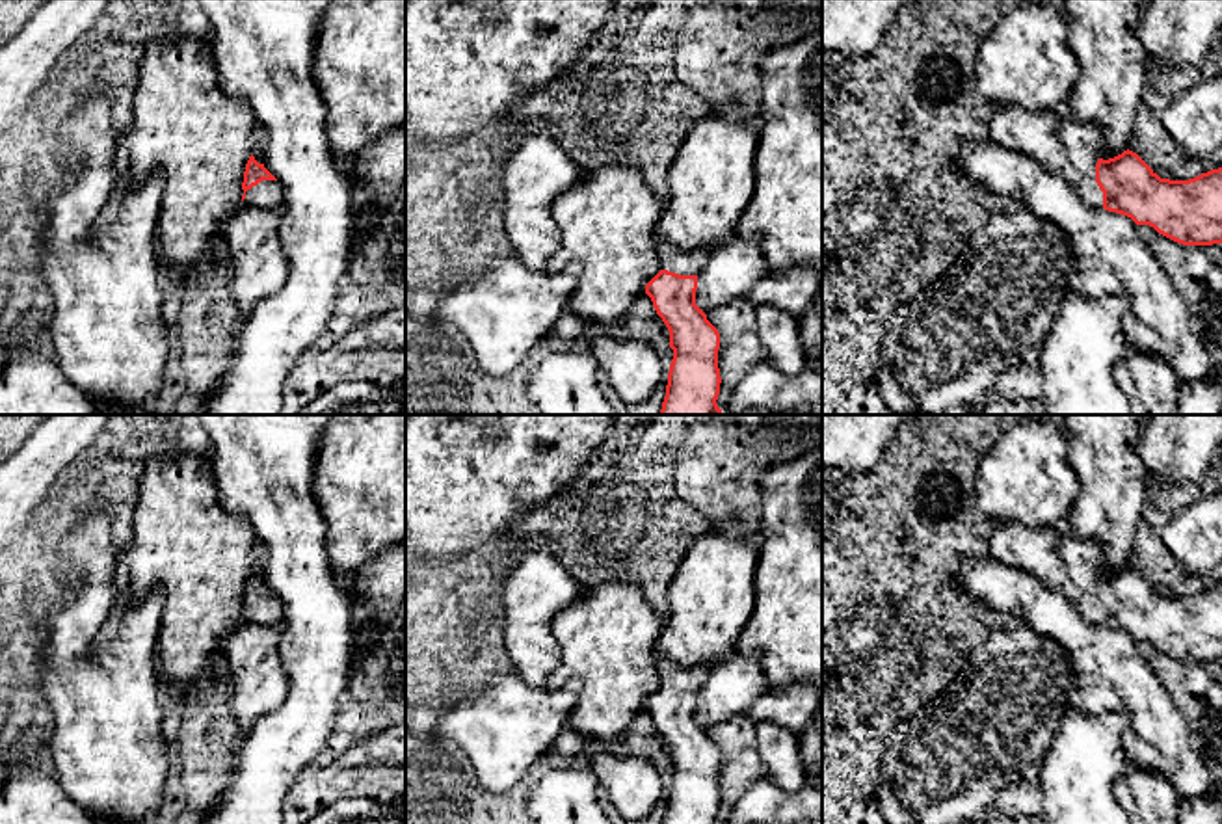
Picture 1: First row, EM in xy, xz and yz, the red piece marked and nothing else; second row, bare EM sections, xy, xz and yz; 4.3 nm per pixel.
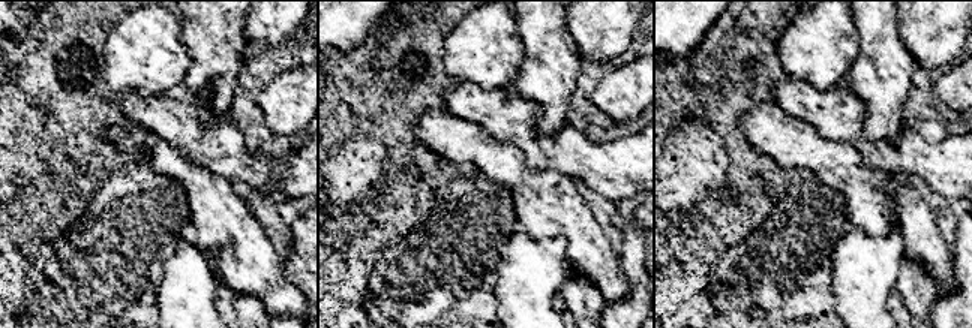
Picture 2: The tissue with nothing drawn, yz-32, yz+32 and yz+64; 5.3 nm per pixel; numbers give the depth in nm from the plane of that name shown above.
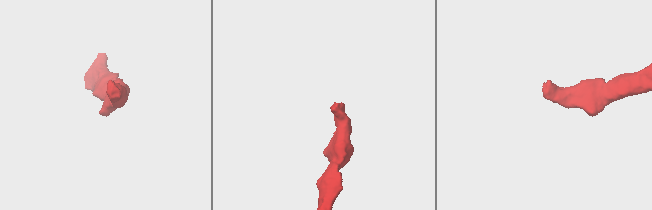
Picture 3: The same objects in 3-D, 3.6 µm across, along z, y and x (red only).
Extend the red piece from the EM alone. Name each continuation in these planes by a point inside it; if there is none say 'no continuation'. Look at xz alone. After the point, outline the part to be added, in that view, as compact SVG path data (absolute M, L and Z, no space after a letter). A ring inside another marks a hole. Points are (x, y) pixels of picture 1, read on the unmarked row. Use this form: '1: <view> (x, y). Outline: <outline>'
1: xz (685, 679). Outline: M655 651L655 662L660 677L660 686L668 686L679 692L697 692L709 675L707 666L683 668L658 651Z

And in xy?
1: xy (268, 611). Outline: M262 597L246 608L244 619L259 625L275 625L283 619L285 603L279 597Z

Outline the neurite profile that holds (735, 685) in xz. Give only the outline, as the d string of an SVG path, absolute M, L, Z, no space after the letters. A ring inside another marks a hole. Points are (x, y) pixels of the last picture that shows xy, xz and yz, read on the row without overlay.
M733 655L709 670L697 690L696 722L707 729L748 712L770 690L755 657Z

